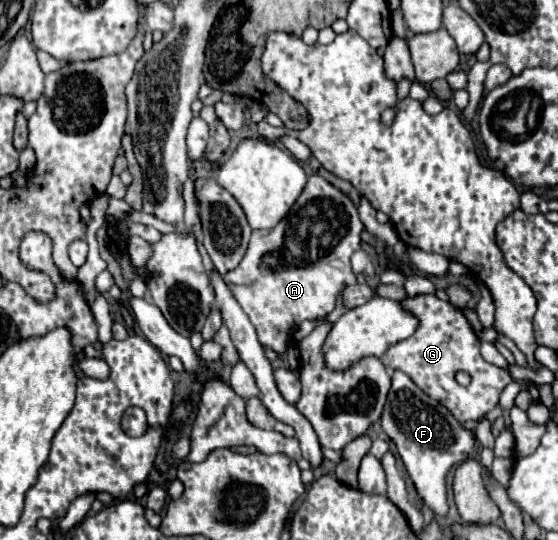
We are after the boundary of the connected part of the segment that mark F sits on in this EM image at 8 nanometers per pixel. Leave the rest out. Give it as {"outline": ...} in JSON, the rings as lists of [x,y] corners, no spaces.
{"outline":[[[400,370],[392,374],[392,388],[388,392],[388,402],[382,412],[382,430],[394,440],[420,498],[430,506],[436,516],[446,516],[446,474],[454,464],[464,462],[472,452],[472,432],[464,430],[462,424],[440,402],[426,396]]]}

